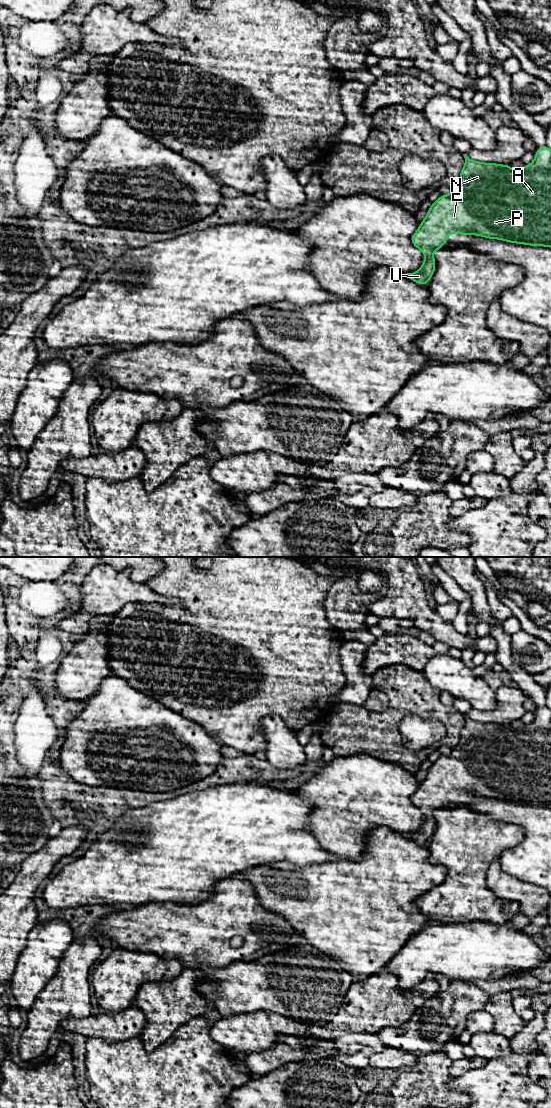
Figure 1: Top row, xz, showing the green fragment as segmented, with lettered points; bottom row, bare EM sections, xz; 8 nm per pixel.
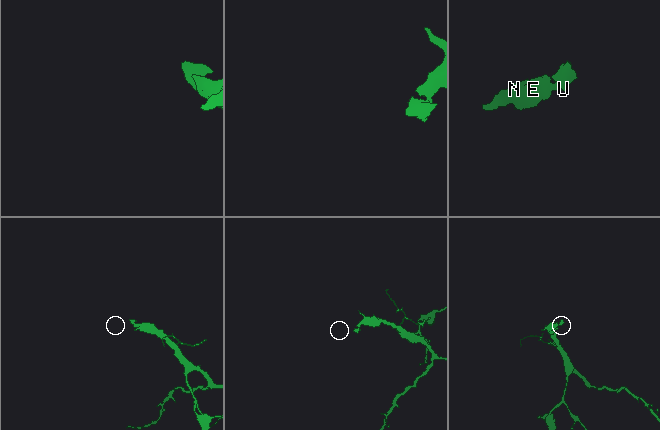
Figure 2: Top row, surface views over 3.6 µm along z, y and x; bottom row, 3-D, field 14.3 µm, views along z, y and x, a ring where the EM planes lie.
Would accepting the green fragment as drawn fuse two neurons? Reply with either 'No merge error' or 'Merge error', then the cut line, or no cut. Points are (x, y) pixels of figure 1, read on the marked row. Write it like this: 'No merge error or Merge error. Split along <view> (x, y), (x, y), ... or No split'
No merge error. No split

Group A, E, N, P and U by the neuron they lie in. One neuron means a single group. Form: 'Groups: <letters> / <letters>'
Groups: A E N P U

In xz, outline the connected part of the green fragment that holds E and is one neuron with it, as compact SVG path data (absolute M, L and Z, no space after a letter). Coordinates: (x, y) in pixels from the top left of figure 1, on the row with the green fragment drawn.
M546 144L539 147L534 161L525 165L518 172L514 172L510 165L477 162L471 160L467 153L463 155L465 165L460 172L459 183L452 188L449 196L441 195L437 201L432 203L426 218L411 236L413 245L426 256L418 272L407 273L404 276L420 285L427 285L434 274L436 260L432 253L442 248L447 241L447 236L452 233L472 234L511 243L551 247L551 149Z

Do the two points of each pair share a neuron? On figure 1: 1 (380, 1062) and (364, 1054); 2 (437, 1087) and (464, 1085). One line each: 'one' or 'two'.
1: one
2: two

